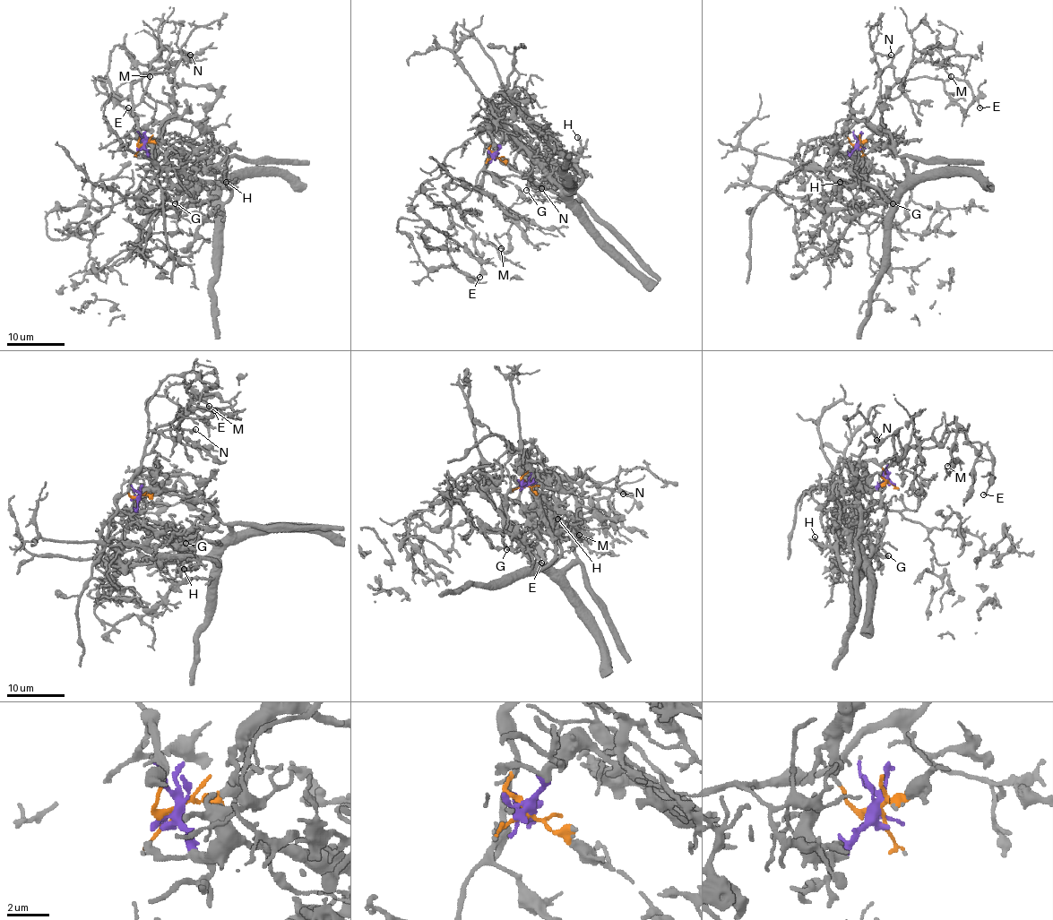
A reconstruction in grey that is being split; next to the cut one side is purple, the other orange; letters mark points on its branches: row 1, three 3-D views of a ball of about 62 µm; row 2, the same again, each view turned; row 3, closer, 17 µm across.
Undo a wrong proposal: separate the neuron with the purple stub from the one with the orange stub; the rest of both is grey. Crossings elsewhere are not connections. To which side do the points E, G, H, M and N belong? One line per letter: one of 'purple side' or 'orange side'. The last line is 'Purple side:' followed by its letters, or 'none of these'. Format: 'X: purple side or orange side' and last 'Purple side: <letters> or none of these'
E: orange side
G: purple side
H: purple side
M: orange side
N: orange side
Purple side: G, H

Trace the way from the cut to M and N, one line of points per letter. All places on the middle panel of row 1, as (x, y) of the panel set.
M: (494, 155), (489, 150), (491, 145), (484, 177), (459, 203), (461, 218), (468, 227), (482, 241), (501, 248)
N: (494, 155), (491, 145), (484, 169), (491, 176), (500, 178), (531, 173), (542, 189)

